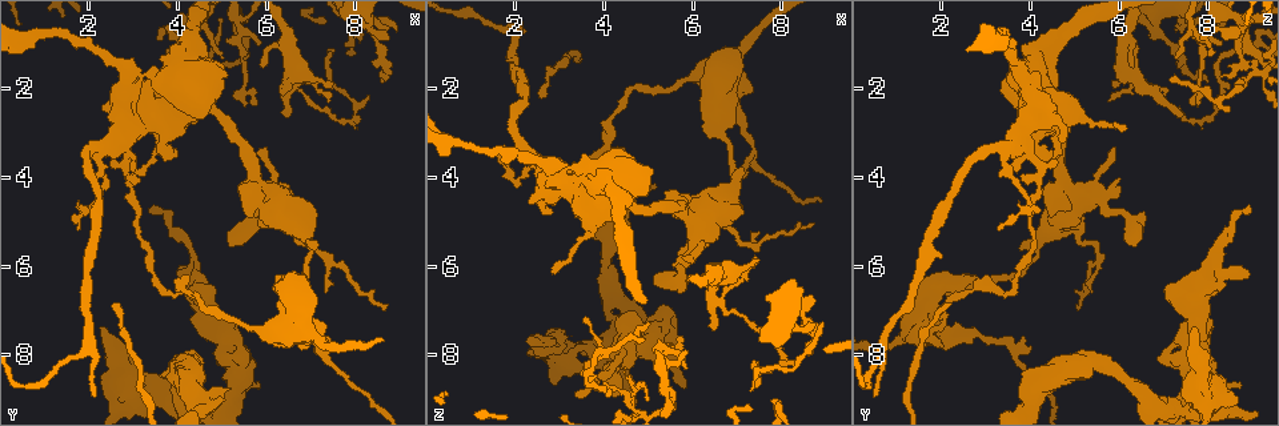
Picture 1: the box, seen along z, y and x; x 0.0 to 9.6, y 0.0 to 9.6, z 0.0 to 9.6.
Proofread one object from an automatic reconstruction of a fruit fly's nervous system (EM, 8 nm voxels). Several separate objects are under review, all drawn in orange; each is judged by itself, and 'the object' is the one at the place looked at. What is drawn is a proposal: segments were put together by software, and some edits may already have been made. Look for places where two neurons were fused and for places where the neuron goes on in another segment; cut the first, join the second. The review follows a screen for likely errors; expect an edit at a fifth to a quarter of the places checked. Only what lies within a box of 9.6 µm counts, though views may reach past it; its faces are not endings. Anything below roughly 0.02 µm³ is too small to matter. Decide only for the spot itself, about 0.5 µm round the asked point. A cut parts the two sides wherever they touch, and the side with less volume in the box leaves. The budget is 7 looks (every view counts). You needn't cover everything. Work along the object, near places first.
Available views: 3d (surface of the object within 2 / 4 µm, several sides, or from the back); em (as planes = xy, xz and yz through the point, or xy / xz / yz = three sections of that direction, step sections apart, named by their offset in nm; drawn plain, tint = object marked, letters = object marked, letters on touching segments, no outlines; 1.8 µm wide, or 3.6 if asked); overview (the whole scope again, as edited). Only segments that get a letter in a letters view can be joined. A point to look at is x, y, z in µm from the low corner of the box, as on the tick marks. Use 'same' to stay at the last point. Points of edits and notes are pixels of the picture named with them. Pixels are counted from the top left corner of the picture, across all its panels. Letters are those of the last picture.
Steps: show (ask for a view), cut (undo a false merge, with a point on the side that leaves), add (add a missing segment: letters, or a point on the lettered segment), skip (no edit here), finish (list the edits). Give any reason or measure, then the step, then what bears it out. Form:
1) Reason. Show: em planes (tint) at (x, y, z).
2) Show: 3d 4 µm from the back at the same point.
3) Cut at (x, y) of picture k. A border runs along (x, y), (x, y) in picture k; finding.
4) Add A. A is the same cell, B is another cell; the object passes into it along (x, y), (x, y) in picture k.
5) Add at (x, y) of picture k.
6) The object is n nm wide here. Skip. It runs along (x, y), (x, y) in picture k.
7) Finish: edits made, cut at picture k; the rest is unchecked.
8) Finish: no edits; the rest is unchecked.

Free end. Show: 3d 4 µm at (4.20, 6.30, 8.85).

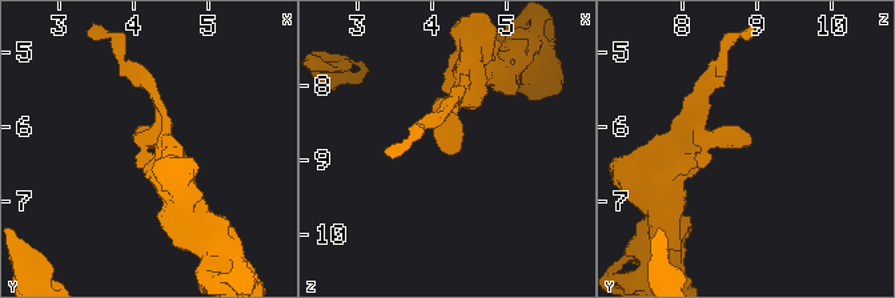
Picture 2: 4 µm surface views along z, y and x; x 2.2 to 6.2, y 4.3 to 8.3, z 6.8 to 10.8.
Show: em 3.6 µm planes (letters) at (4.20, 6.30, 8.85).

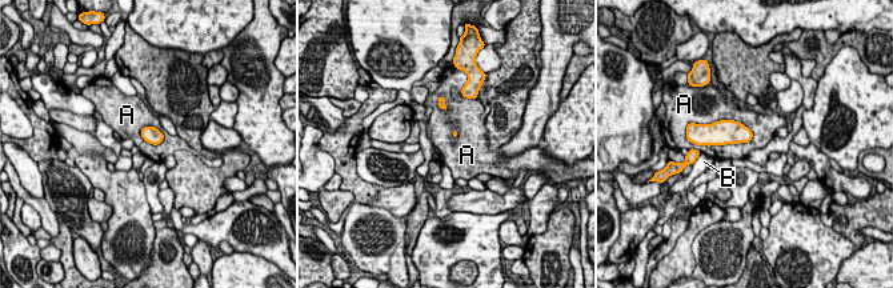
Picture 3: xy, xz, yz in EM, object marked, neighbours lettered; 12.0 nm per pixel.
Skip. A and B are other cells; no lettered segment goes on from it.

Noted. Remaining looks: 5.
Abrupt turn. Show: 3d 4 µm at (6.15, 4.50, 5.00).

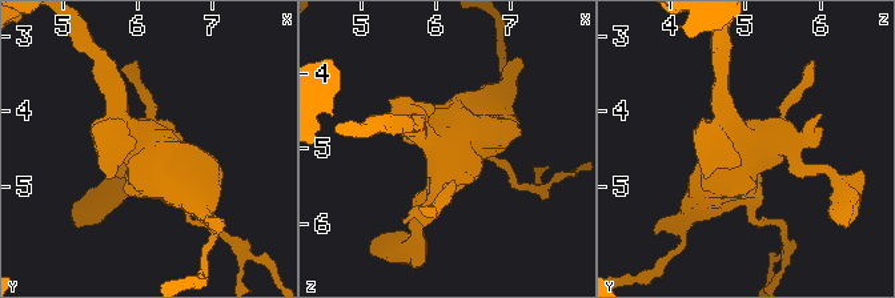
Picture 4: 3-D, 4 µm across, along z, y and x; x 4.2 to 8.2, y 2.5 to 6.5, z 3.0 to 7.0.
Now the EM. Show: em planes (tint) at (6.10, 4.45, 4.95).

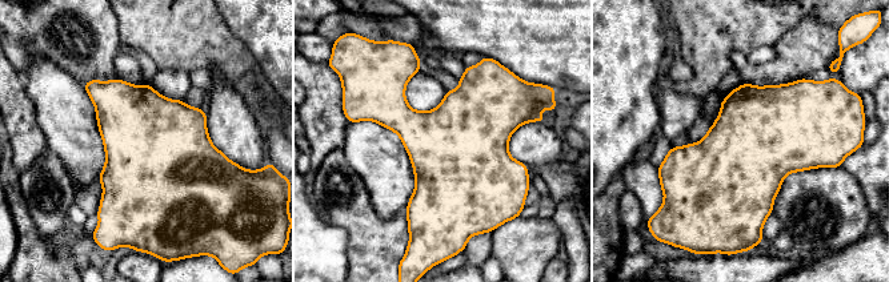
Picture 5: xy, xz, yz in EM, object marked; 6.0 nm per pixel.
Show: em planes (letters) at the same point.

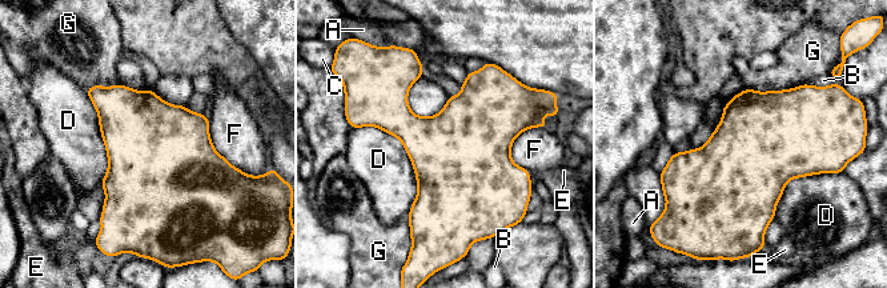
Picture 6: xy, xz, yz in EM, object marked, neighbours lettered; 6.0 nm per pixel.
The object is 600 nm wide here. Skip. A, B, C, D, E, F and G are other cells; a border runs along (354, 127), (402, 144), (409, 215) in picture 6; all the same neuron.

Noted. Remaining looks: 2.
Thin end. Show: 3d 4 µm at (5.65, 2.45, 7.70).

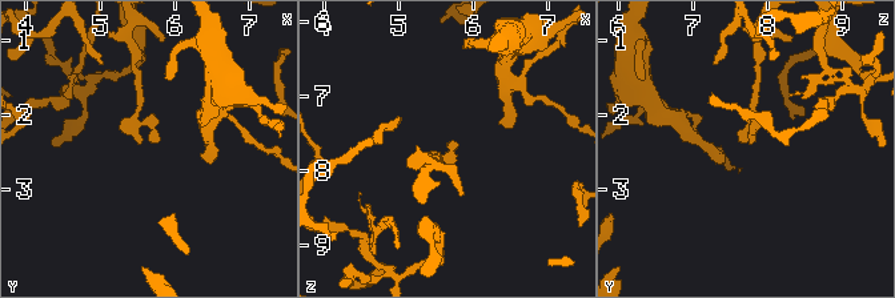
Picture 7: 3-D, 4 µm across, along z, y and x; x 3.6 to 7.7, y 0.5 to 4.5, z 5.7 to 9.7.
Now the EM. Show: em planes (letters) at (5.70, 2.35, 7.70).

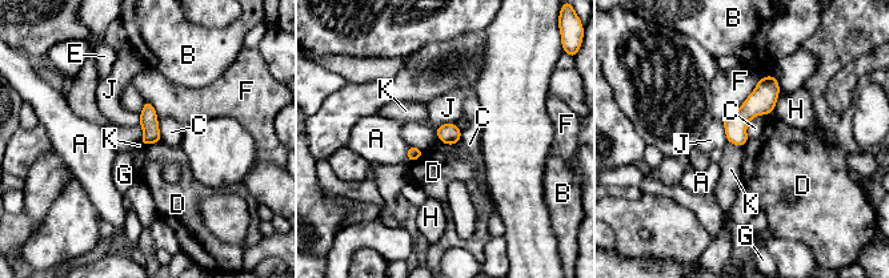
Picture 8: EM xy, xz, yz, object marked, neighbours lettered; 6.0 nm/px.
The object is 110 nm wide here. Skip. A, B, C, D, E, F, G, H, J and K are other cells; a border runs along (160, 141), (144, 145) in picture 8; none of them fits.

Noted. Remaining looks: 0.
Finish: no edits; the rest is unchecked.

